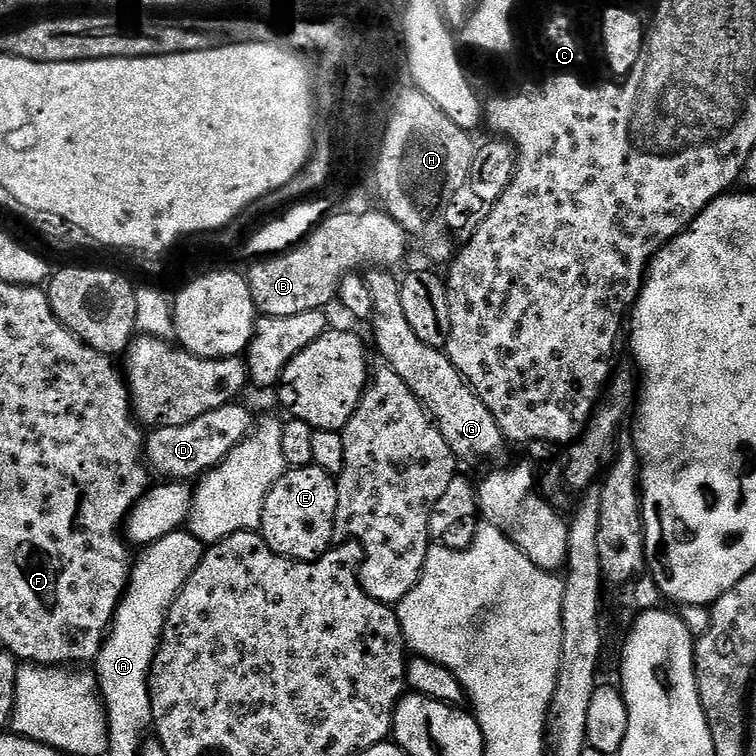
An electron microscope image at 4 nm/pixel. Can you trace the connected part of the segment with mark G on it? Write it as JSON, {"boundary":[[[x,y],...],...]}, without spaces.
{"boundary":[[[372,270],[367,273],[365,280],[370,286],[370,294],[374,301],[374,314],[370,321],[373,328],[372,334],[377,344],[376,348],[384,358],[383,363],[394,370],[396,374],[409,386],[412,393],[423,402],[429,416],[435,420],[440,427],[440,432],[446,438],[446,442],[456,453],[457,457],[468,460],[492,460],[500,451],[506,447],[506,441],[497,420],[480,398],[478,398],[471,387],[462,378],[459,370],[450,362],[447,353],[439,348],[426,346],[418,334],[410,327],[410,322],[403,313],[400,283],[397,277],[388,270]]]}

